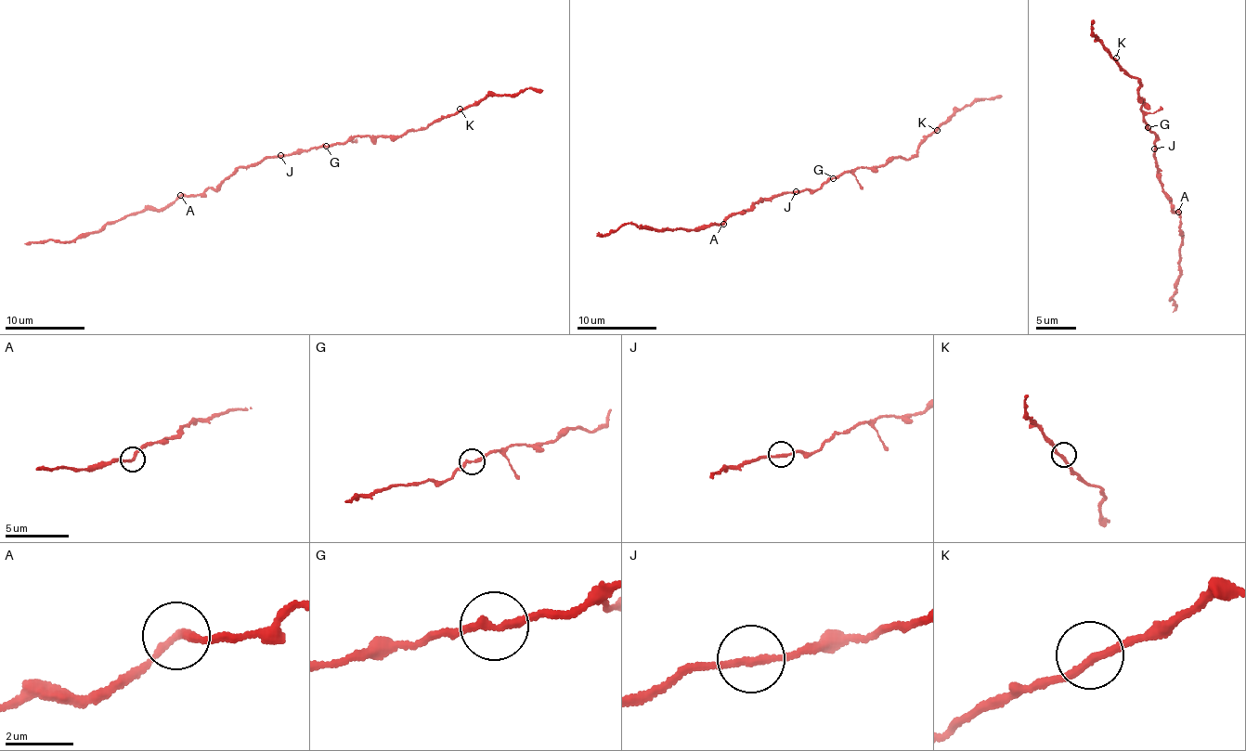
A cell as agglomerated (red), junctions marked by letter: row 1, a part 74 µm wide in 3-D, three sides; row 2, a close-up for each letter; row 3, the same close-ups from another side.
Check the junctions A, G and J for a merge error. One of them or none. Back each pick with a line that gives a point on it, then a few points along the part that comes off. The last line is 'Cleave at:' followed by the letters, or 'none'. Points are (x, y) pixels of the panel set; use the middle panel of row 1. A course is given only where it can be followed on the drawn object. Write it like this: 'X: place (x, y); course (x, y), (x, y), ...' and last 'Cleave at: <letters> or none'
G: place (833, 178); course (834, 178), (858, 168), (876, 168), (895, 157), (911, 159), (917, 153), (917, 146), (957, 110), (1001, 96)
Cleave at: G

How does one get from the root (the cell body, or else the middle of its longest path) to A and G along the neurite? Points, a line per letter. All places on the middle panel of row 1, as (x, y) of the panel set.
A: (797, 192), (785, 191), (760, 198), (723, 224)
G: (797, 192), (815, 190), (834, 178)

